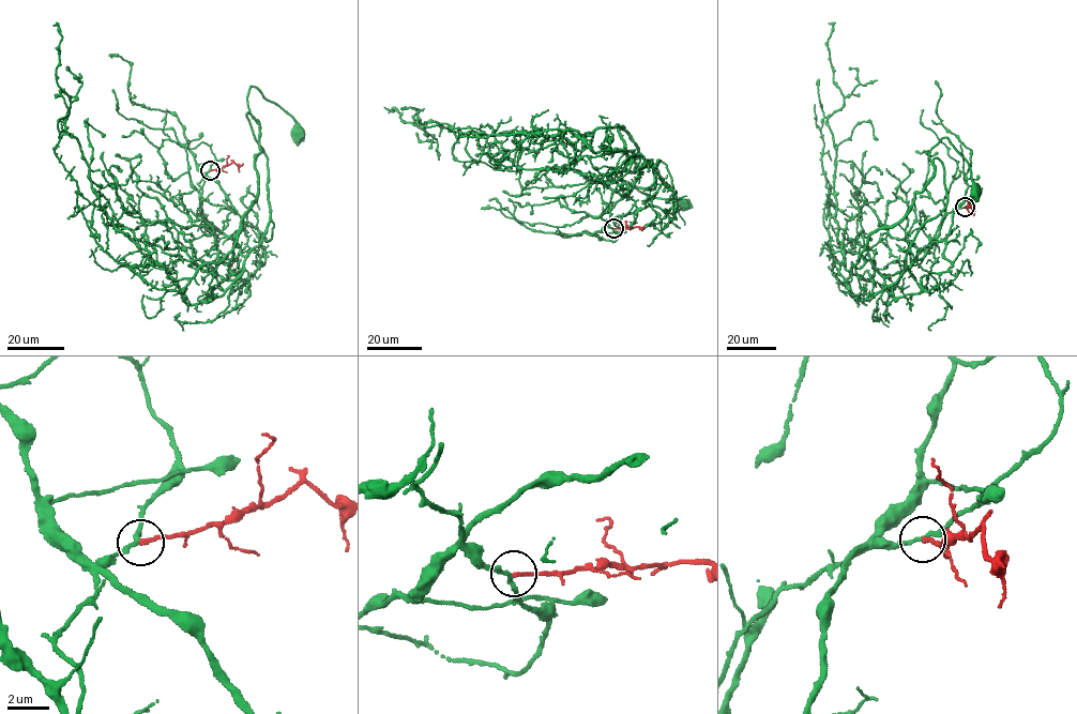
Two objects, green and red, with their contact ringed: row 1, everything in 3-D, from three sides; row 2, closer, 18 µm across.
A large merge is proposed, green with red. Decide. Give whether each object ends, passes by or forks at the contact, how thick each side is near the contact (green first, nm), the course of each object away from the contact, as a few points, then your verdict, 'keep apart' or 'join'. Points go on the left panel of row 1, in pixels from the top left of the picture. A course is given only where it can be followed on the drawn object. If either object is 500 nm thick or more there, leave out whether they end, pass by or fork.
green passes by | red ends | 190/200 nm | green via (210, 170), (270, 241), (268, 161), (246, 115), (249, 88), (298, 131) | red via (210, 170), (234, 163), (239, 171) | keep apart

